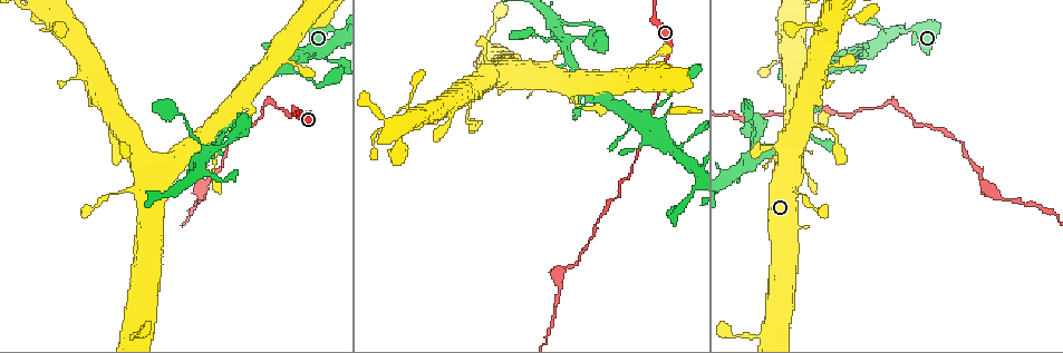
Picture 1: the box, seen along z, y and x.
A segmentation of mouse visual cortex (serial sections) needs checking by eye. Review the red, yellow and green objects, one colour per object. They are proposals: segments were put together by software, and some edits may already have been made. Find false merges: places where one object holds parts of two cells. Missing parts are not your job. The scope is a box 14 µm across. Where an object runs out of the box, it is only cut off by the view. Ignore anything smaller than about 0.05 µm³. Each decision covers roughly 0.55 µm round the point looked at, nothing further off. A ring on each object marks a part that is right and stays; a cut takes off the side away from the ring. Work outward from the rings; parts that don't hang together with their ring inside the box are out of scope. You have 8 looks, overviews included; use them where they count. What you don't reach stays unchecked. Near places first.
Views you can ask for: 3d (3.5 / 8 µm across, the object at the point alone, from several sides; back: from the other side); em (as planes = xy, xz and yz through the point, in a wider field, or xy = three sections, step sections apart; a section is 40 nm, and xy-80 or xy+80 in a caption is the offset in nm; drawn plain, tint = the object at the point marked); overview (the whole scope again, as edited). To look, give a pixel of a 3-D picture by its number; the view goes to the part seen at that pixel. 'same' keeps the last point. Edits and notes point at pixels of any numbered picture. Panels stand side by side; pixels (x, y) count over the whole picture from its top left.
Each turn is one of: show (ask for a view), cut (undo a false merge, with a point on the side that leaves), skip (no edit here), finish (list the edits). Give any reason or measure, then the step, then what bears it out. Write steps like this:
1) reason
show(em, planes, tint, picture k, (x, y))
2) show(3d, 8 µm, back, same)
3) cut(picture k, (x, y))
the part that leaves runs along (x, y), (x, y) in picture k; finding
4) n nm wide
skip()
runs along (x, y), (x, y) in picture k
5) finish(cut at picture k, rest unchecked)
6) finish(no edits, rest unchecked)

side arm on a straight run
show(3d, 3.5 µm, picture 1, (560, 24))

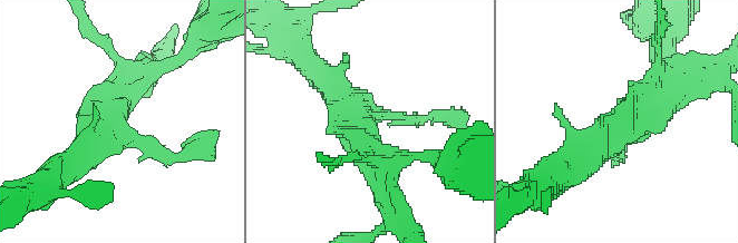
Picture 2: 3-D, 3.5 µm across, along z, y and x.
shape alone is not enough
show(em, xy, step 3, tint, picture 2, (123, 139))

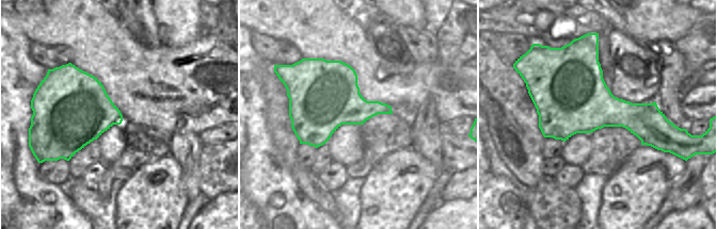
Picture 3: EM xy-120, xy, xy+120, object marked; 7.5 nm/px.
skip()
runs along (663, 93), (641, 103), (564, 175) in picture 2; all the same cell

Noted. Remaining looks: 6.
thin neck
show(em, xy, step 1, tint, picture 1, (822, 26))

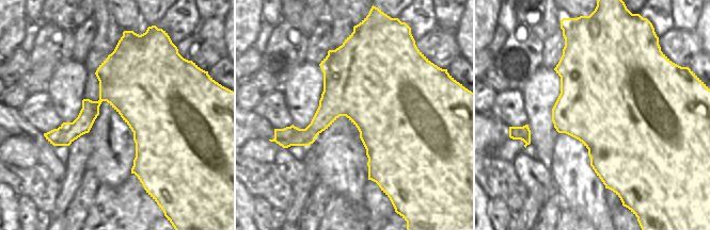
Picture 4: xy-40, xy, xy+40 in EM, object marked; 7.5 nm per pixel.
show(3d, 3.5 µm, same)

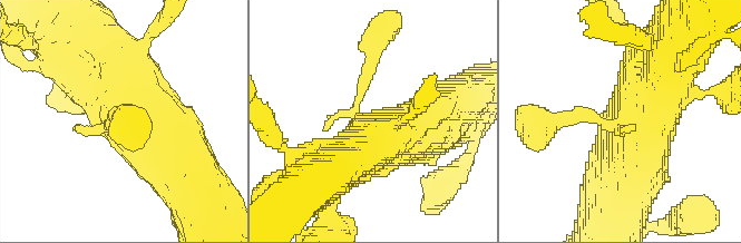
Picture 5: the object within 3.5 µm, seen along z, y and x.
650 nm wide
skip()
runs along (178, 171), (172, 156), (79, 64) in picture 5; continuous, no second cell

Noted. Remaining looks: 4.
abrupt turn
show(3d, 3.5 µm, picture 1, (631, 166))

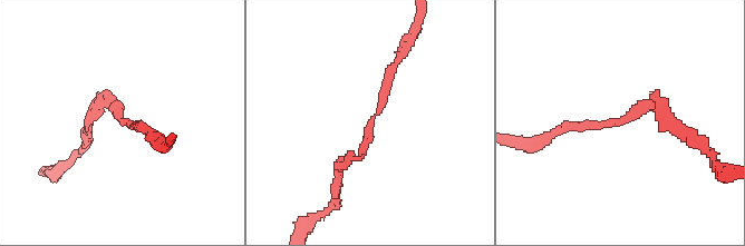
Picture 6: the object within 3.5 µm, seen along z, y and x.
arms of 150, 150 nm; now the EM
show(em, xy, step 2, tint, picture 6, (122, 123))

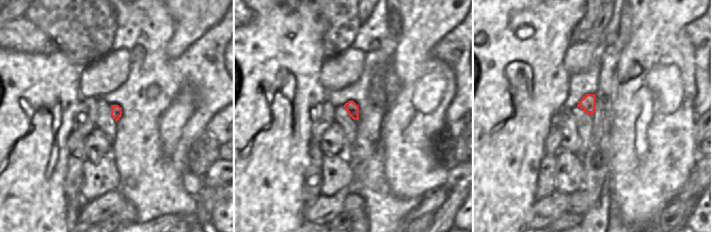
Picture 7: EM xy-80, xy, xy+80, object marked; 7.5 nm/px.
cut it another way
show(em, xy, step 1, tint, same)

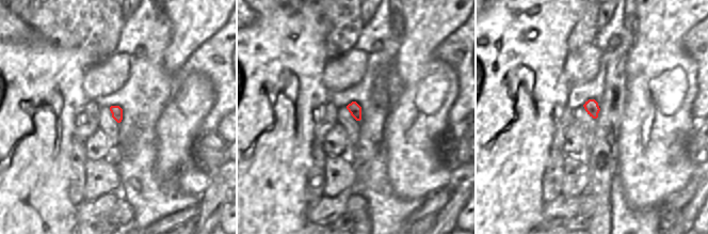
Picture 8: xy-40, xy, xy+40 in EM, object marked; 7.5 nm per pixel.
skip()
runs along (405, 51), (387, 77), (364, 154), (339, 163) in picture 6; all the same cell

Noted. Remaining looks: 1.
finish(no edits, rest unchecked)

